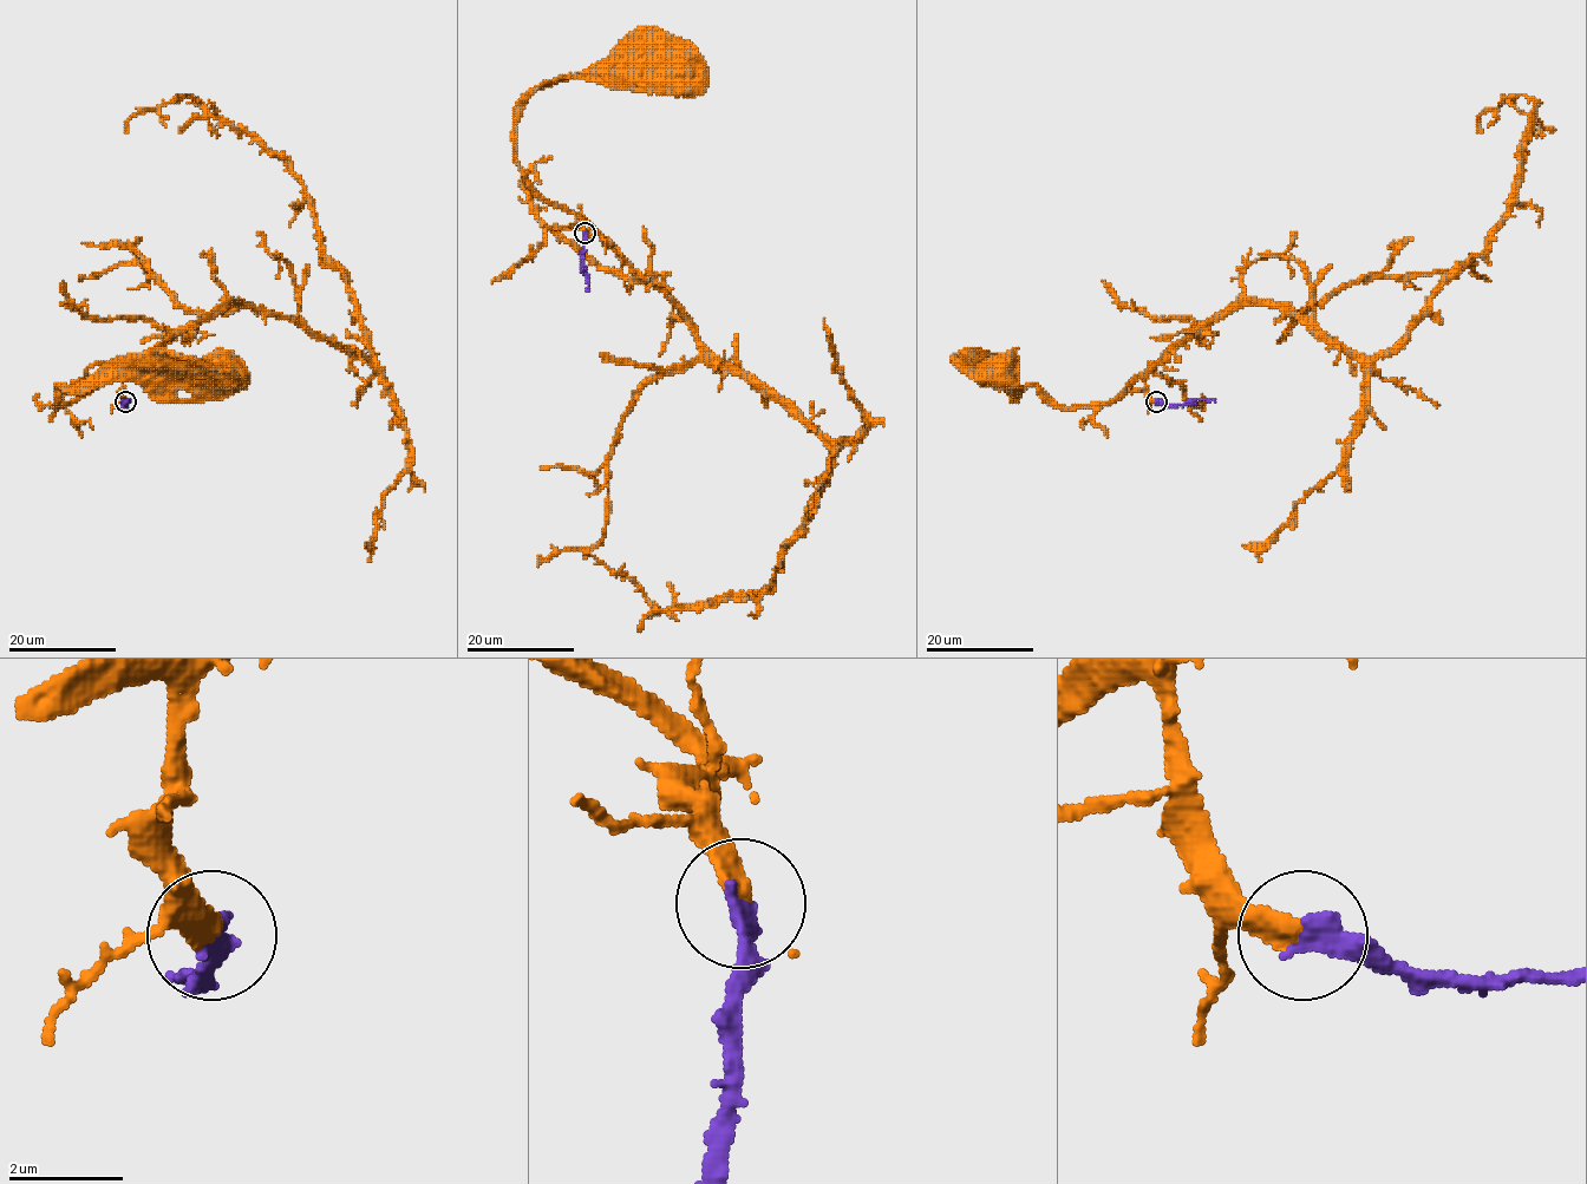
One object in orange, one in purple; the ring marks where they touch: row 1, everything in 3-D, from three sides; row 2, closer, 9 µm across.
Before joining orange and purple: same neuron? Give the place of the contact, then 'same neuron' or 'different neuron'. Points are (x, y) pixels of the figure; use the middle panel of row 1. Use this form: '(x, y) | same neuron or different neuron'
(585, 233) | same neuron

